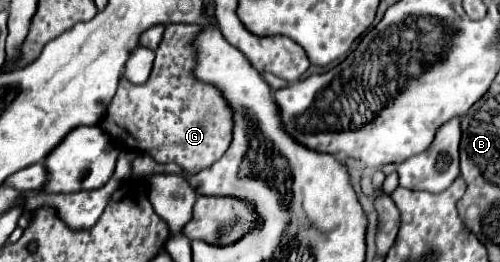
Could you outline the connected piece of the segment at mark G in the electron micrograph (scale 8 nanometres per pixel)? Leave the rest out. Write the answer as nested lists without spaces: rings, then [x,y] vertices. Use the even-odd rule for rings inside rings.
[[[167,25],[167,27],[165,27],[165,33],[163,33],[163,39],[161,39],[159,47],[157,47],[157,51],[155,51],[155,63],[153,63],[153,71],[151,71],[149,81],[147,81],[145,85],[133,85],[133,83],[129,83],[127,79],[121,79],[121,81],[119,81],[119,89],[117,89],[117,93],[115,93],[111,105],[109,105],[109,111],[107,111],[106,117],[103,119],[103,123],[99,123],[99,127],[110,136],[112,144],[117,144],[118,140],[120,144],[121,140],[122,149],[123,140],[124,149],[133,148],[133,150],[137,149],[137,151],[140,152],[151,153],[157,163],[177,163],[177,165],[181,165],[181,167],[183,167],[185,171],[189,171],[189,173],[197,173],[197,171],[201,171],[201,169],[207,169],[207,167],[211,167],[215,161],[219,161],[219,159],[225,155],[225,151],[229,149],[231,139],[233,139],[231,107],[229,107],[227,99],[223,97],[223,93],[221,93],[217,87],[209,85],[209,83],[203,83],[203,81],[199,81],[199,79],[193,75],[193,69],[195,69],[195,63],[197,63],[197,55],[195,55],[193,41],[195,41],[195,35],[199,35],[199,33],[201,33],[201,27],[191,27],[191,25]]]

